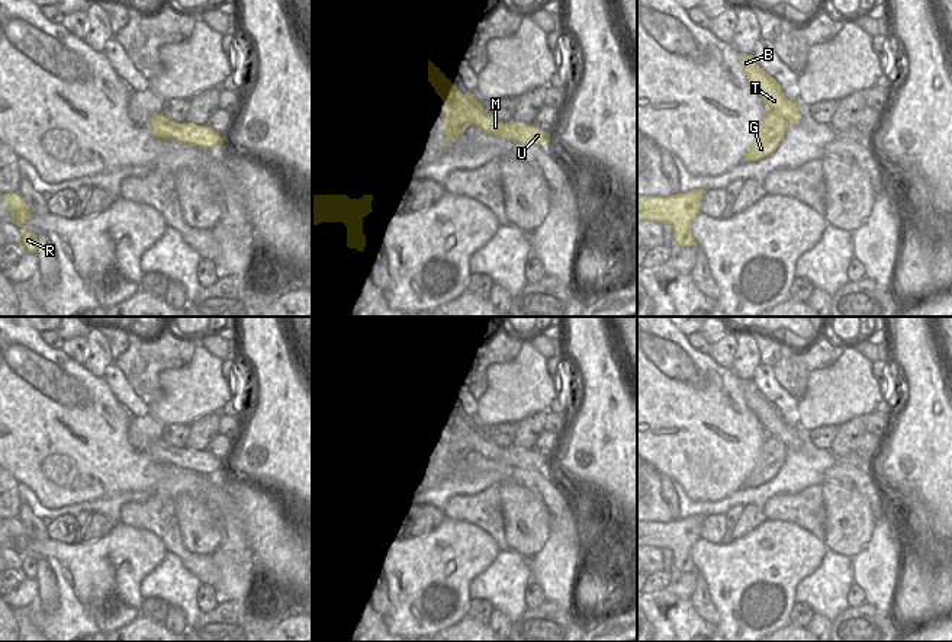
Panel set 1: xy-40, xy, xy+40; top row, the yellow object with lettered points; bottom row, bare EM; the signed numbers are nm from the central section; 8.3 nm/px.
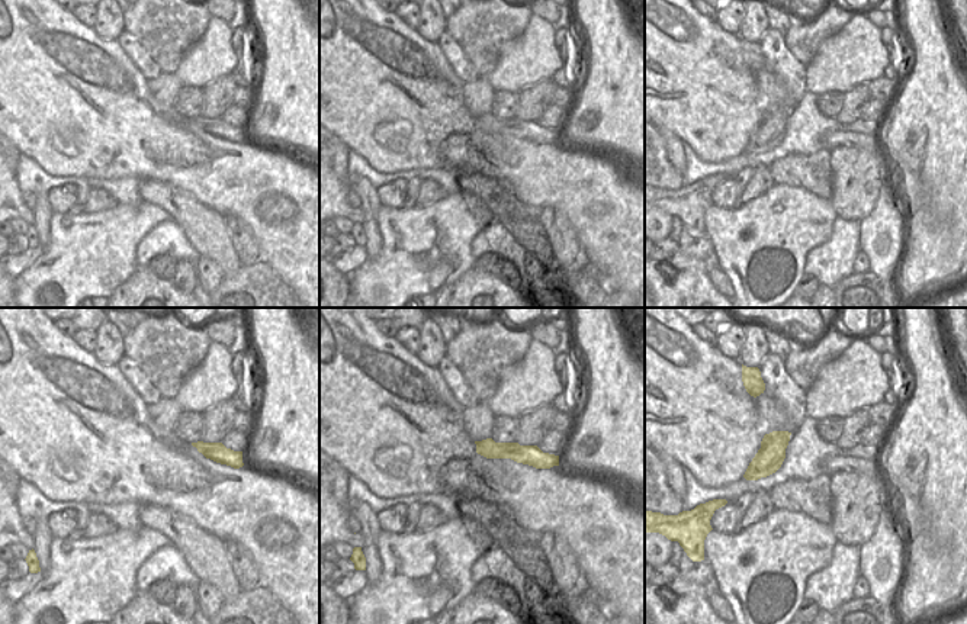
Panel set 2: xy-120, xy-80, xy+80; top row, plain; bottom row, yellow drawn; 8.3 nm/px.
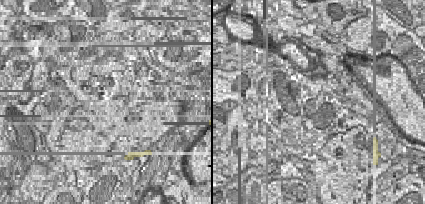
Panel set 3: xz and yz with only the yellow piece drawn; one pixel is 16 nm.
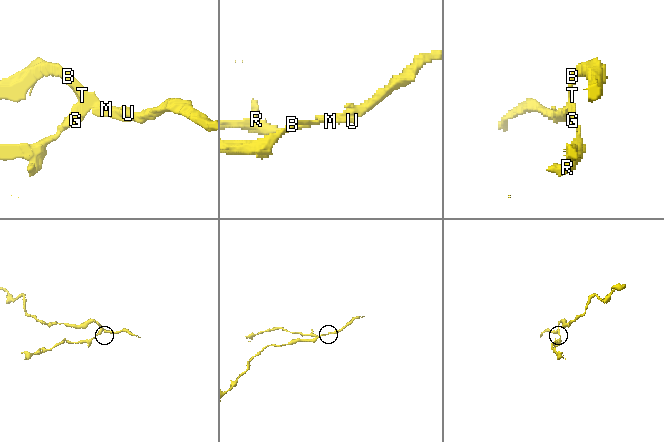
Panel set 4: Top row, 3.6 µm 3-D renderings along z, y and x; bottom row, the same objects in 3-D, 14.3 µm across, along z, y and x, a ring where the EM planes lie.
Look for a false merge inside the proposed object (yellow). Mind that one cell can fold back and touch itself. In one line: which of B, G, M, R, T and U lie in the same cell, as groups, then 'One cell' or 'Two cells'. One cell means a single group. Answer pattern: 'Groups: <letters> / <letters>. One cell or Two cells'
Groups: B M T U / G R. Two cells

